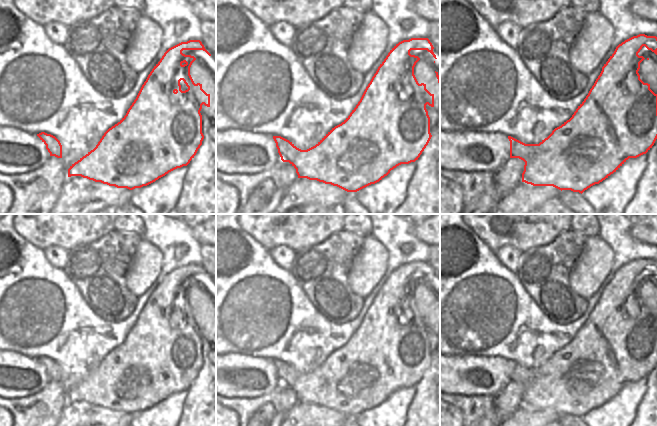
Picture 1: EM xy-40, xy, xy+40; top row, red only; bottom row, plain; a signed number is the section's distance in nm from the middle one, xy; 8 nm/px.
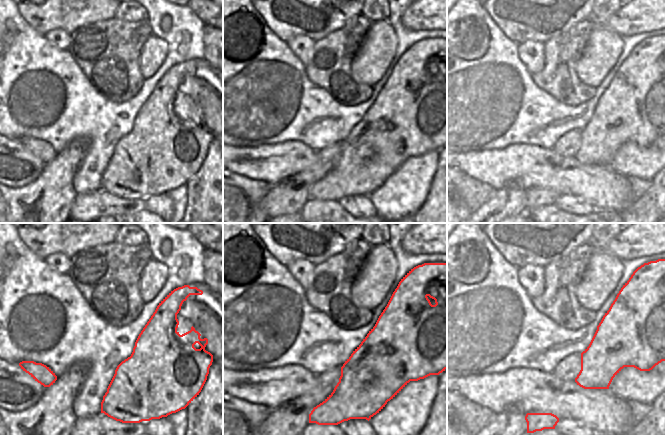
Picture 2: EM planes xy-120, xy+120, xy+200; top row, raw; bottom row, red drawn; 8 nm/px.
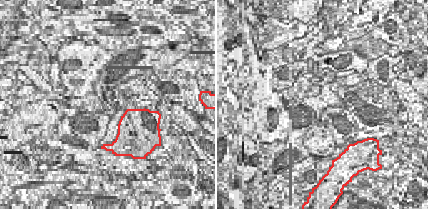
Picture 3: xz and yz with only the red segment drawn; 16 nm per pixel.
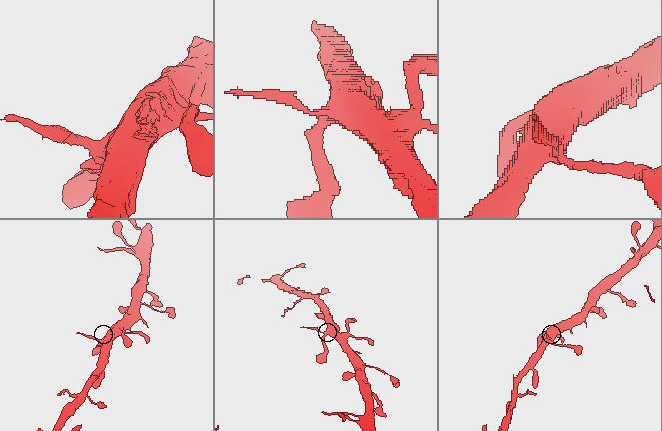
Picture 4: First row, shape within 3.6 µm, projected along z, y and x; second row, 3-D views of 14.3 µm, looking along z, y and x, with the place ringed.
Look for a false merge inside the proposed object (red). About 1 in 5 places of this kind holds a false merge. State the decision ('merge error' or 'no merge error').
no merge error

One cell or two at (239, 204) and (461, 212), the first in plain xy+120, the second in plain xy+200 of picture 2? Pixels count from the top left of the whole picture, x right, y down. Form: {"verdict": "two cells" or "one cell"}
{"verdict": "one cell"}

